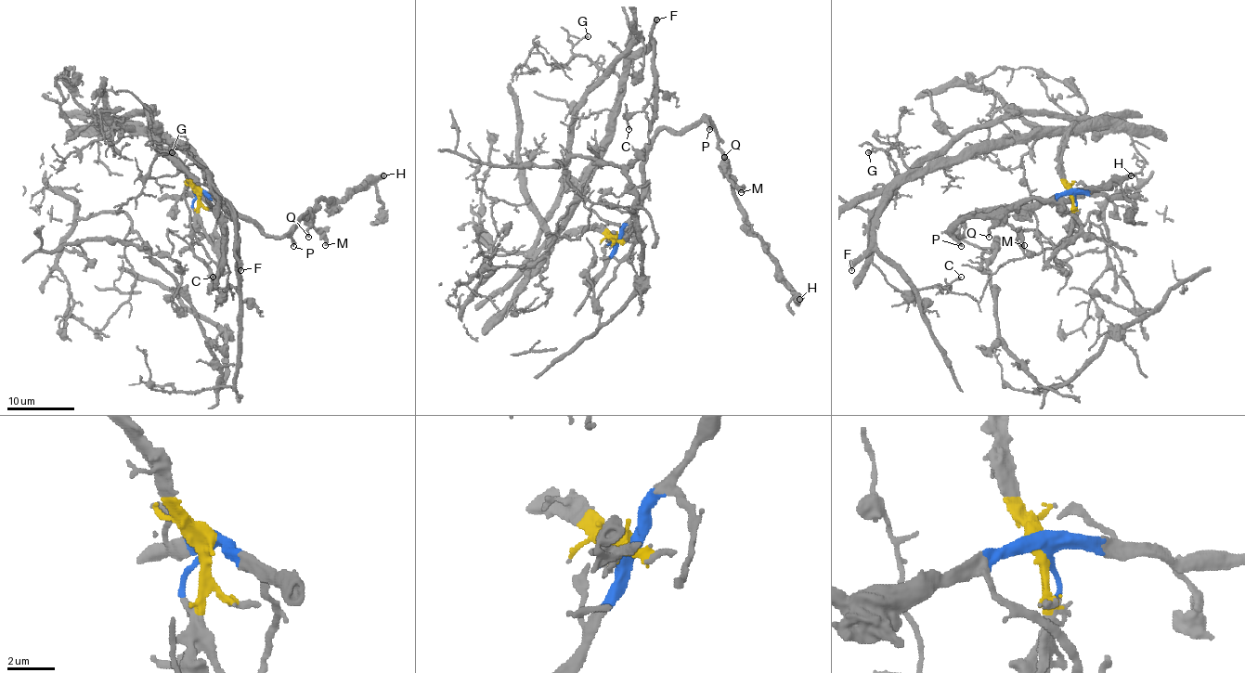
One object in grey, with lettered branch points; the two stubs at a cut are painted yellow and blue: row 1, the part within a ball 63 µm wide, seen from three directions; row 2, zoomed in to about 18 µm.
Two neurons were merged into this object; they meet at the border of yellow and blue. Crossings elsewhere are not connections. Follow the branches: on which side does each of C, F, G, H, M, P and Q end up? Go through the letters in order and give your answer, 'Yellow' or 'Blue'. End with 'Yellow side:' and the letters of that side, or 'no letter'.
C: Yellow
F: Yellow
G: Yellow
H: Blue
M: Blue
P: Blue
Q: Blue
Yellow side: C, F, G

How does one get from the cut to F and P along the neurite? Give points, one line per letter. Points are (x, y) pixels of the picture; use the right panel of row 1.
F: (1070, 193), (1062, 133), (1004, 137), (940, 160), (914, 170), (877, 212), (872, 249), (851, 270)
P: (1070, 191), (1056, 193), (1039, 205), (978, 208), (961, 220), (965, 232), (959, 237), (953, 237), (961, 245)

